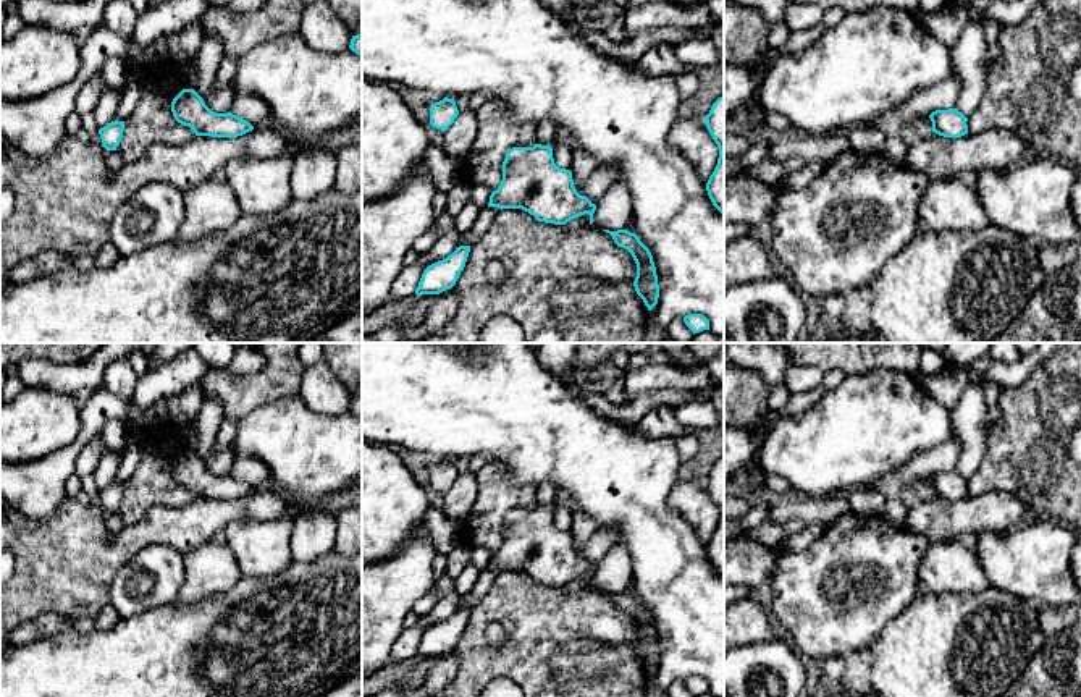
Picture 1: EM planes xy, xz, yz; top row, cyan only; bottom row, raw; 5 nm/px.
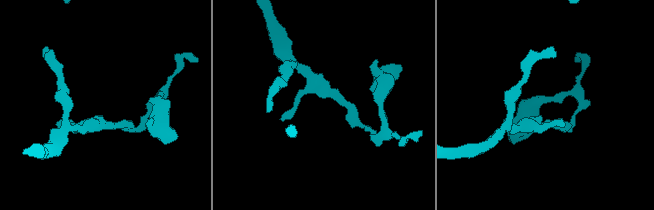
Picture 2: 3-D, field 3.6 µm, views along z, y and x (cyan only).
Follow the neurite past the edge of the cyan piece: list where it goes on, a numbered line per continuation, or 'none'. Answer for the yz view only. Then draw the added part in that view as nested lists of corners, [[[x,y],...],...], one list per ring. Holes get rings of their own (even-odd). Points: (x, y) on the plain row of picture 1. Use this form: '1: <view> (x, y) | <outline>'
none

